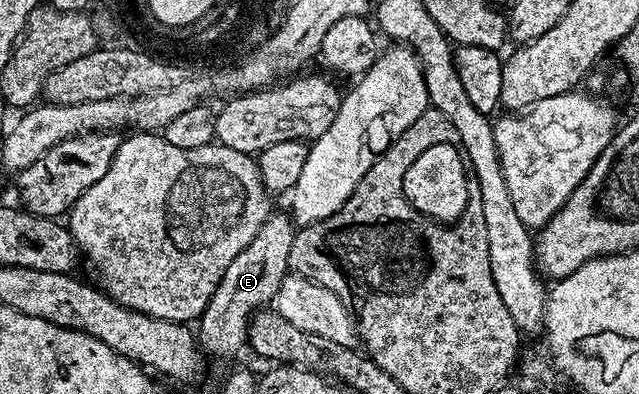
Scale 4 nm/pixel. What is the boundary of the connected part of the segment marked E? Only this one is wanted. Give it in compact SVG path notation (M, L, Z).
M273 214L268 217L262 230L254 238L254 242L250 242L250 246L246 246L246 250L242 250L242 254L238 254L238 258L234 258L234 262L230 262L230 266L226 268L226 274L222 274L206 310L198 321L198 343L209 357L212 355L216 360L228 360L235 352L245 351L248 343L248 323L260 309L269 307L275 301L278 286L282 286L282 282L290 275L288 266L290 246L294 246L297 231L297 225L291 215Z

